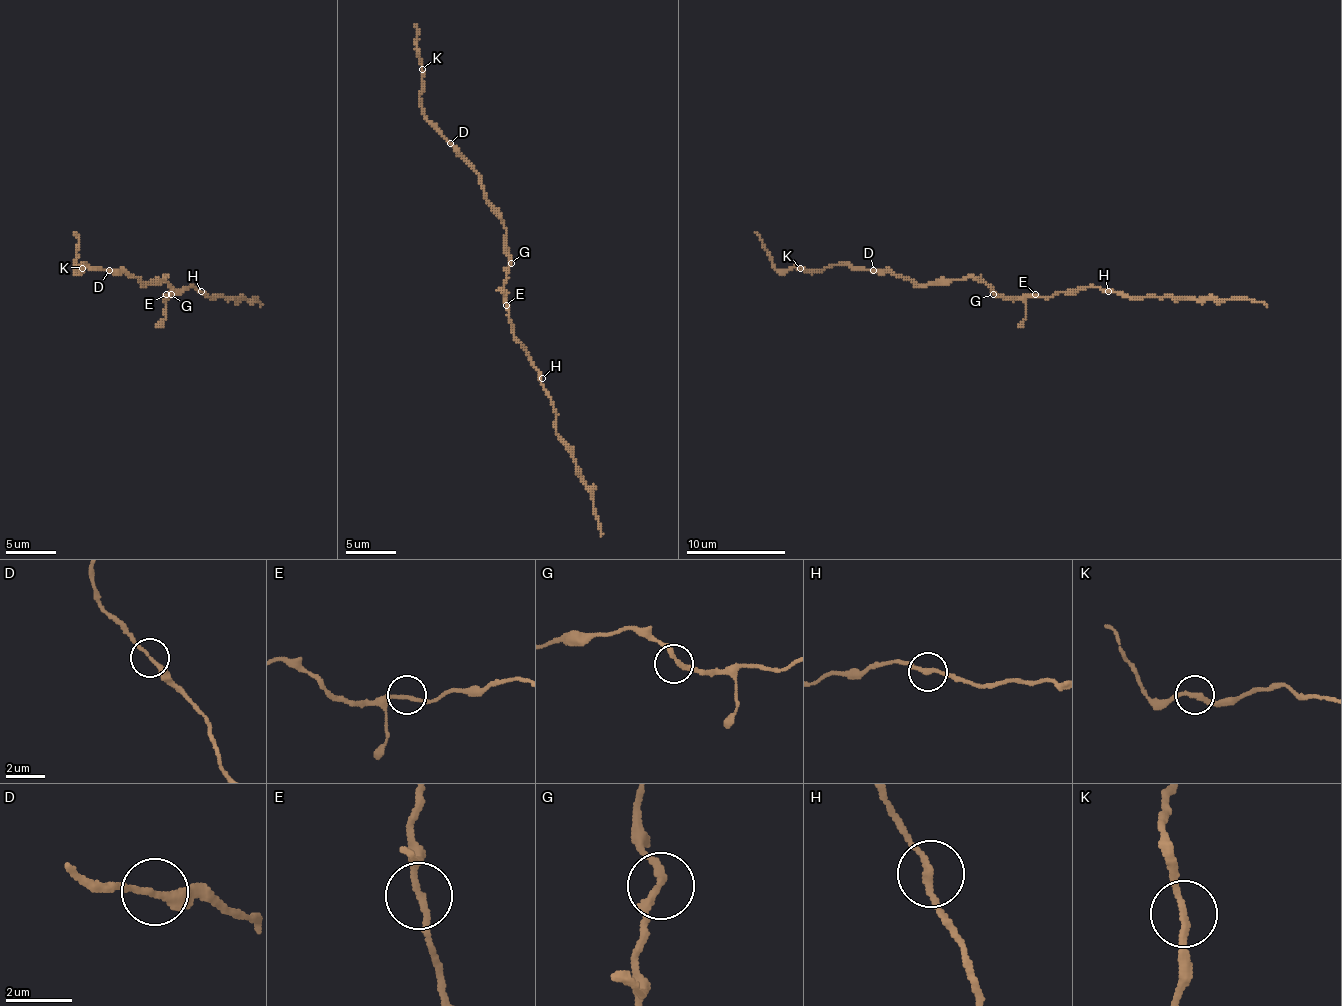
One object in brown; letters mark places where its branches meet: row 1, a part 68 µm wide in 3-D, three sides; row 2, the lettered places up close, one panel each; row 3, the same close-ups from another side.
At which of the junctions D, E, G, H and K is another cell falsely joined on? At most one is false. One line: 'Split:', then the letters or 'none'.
Split: none

